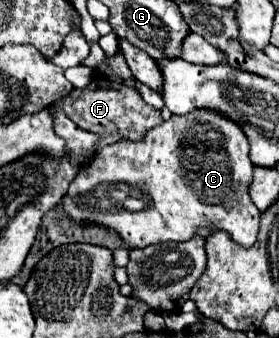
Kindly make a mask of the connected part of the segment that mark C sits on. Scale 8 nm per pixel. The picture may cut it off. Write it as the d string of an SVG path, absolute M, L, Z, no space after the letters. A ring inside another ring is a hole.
M197 108L183 116L173 114L167 122L151 128L139 142L121 138L115 144L103 146L75 176L61 206L73 224L99 226L115 232L129 248L147 248L169 240L183 242L199 234L201 228L213 232L227 230L241 246L253 246L259 232L261 212L247 194L251 176L253 162L249 158L249 140L243 128L217 110ZM127 204L143 204L143 210L127 210Z

